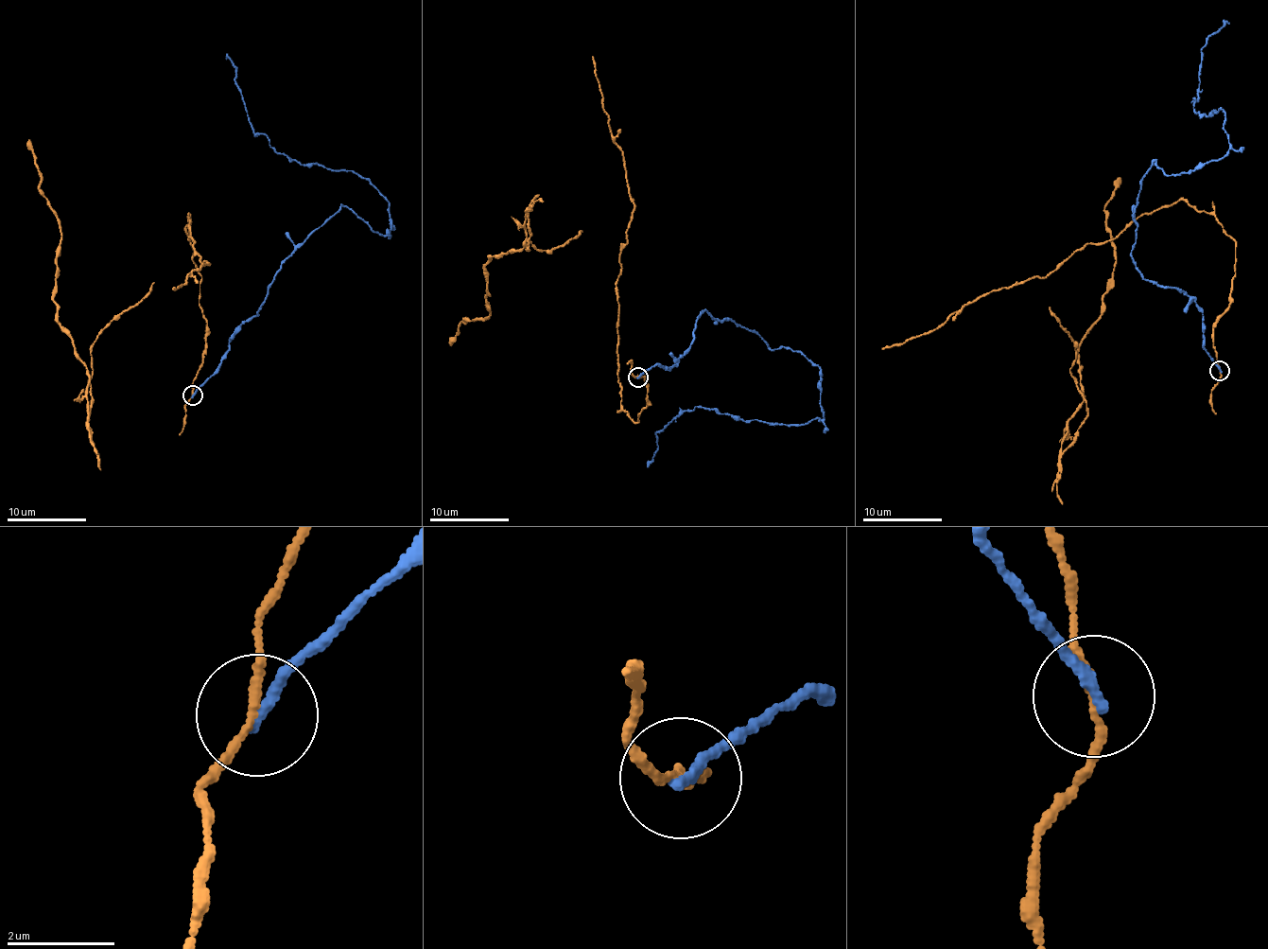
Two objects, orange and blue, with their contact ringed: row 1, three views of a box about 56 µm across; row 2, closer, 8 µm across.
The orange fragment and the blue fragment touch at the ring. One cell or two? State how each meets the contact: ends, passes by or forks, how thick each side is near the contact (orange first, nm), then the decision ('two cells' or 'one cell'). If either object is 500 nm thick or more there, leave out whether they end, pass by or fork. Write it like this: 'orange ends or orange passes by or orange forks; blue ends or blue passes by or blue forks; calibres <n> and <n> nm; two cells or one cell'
orange passes by; blue ends; calibres 140 and 220 nm; two cells

